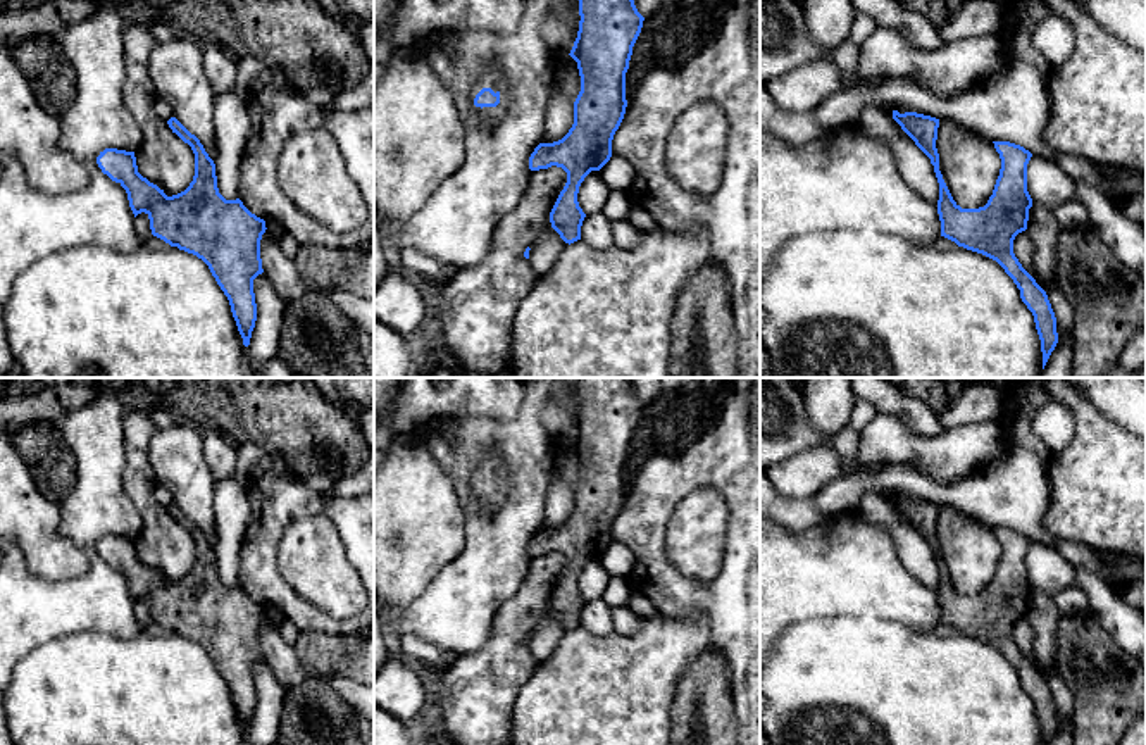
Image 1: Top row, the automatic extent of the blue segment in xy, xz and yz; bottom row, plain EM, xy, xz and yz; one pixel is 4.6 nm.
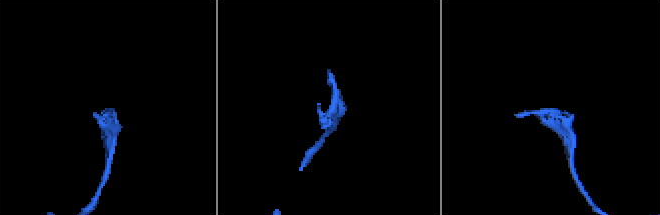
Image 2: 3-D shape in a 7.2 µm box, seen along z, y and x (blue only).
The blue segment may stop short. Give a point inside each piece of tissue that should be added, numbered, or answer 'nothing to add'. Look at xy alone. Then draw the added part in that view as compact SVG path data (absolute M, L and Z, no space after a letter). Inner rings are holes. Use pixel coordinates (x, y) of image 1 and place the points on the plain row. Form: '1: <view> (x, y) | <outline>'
nothing to add

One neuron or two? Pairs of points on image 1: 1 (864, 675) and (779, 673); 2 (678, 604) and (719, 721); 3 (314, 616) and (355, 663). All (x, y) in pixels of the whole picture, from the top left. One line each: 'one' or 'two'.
1: one
2: two
3: two

